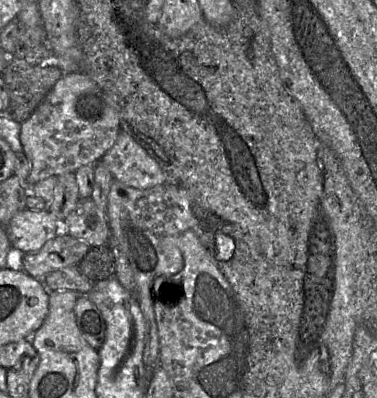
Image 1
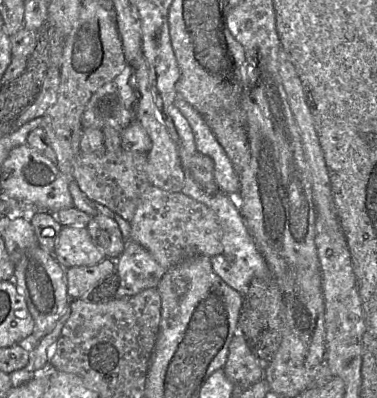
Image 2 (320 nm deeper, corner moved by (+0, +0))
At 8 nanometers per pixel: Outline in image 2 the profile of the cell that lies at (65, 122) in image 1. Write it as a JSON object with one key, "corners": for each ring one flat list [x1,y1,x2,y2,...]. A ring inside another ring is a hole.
{"corners":[[126,64,112,81,93,93,82,114,82,127,102,130,111,126,121,132,135,120,137,99,133,72]]}

